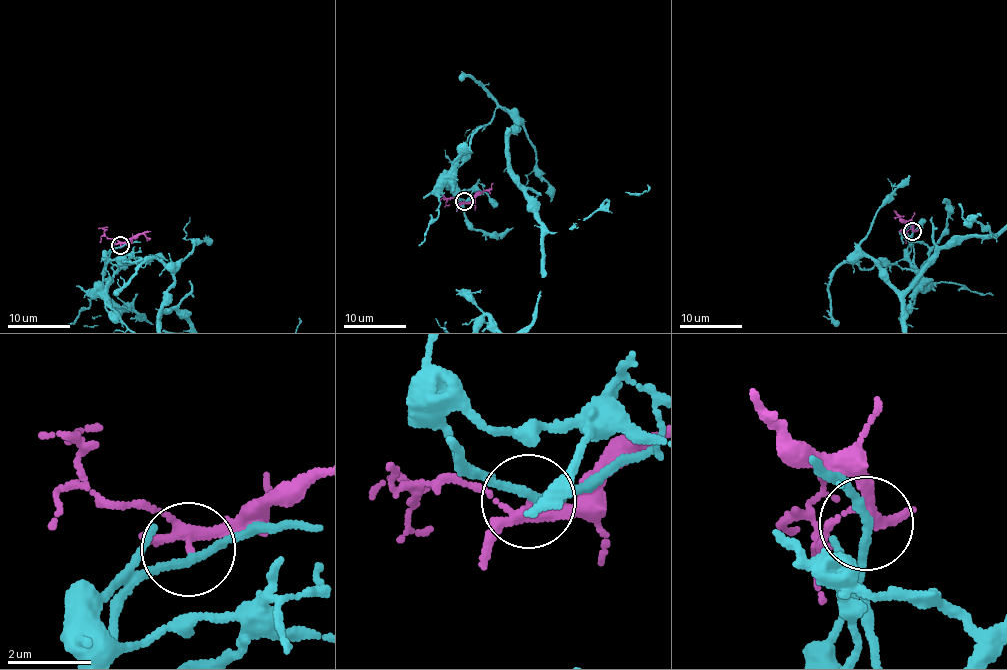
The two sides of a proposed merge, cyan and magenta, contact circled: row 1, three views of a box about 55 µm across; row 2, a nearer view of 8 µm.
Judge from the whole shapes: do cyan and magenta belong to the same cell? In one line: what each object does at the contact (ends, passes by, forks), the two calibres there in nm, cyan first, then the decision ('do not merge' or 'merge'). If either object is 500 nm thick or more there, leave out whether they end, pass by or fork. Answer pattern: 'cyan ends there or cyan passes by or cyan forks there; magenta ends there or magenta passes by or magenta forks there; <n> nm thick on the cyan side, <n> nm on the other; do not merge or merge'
cyan passes by; magenta forks there; 180 nm thick on the cyan side, 200 nm on the other; do not merge

